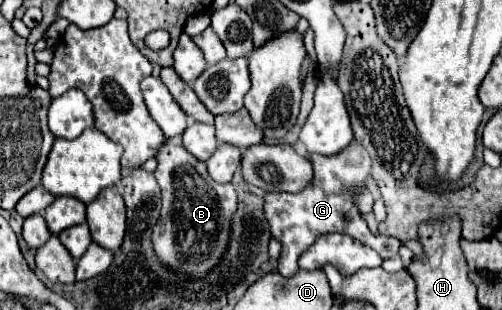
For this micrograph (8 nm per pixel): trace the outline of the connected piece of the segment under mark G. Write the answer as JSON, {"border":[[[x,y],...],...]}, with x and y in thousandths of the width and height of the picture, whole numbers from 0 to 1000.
{"border":[[[703,455],[691,481],[683,481],[675,506],[627,506],[627,500],[616,506],[627,545],[627,577],[616,597],[616,610],[604,610],[600,623],[532,623],[528,635],[528,687],[540,726],[540,752],[564,784],[556,829],[556,881],[564,881],[568,894],[592,881],[596,823],[608,803],[616,803],[616,790],[624,790],[631,765],[659,745],[695,752],[703,771],[747,803],[759,823],[759,835],[787,829],[799,797],[799,777],[787,765],[743,758],[731,719],[723,713],[723,700],[715,694],[715,681],[707,674],[699,635],[691,635],[691,610],[699,610],[699,597],[715,597],[715,584],[731,597],[735,539],[739,539],[731,487],[711,455]]]}

